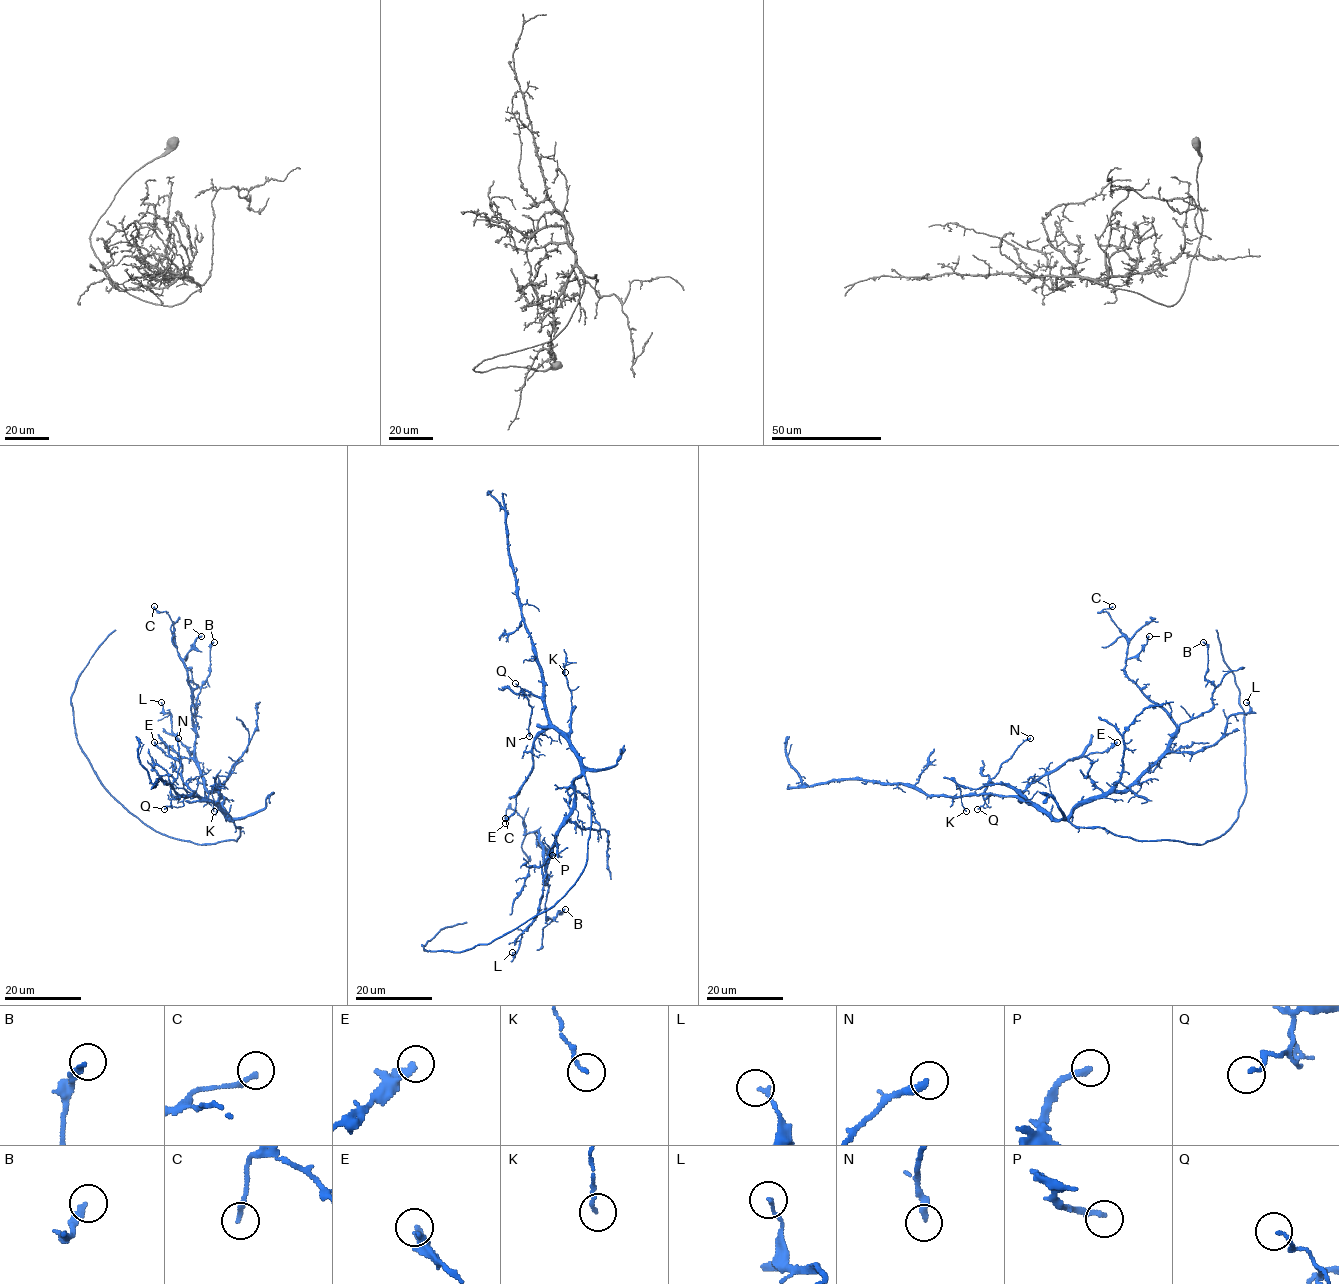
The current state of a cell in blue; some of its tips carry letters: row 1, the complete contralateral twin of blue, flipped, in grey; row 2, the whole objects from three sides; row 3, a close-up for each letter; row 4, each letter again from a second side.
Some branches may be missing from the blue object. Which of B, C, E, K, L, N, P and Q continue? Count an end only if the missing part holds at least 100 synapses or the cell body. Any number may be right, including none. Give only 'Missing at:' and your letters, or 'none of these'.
Missing at: none of these

